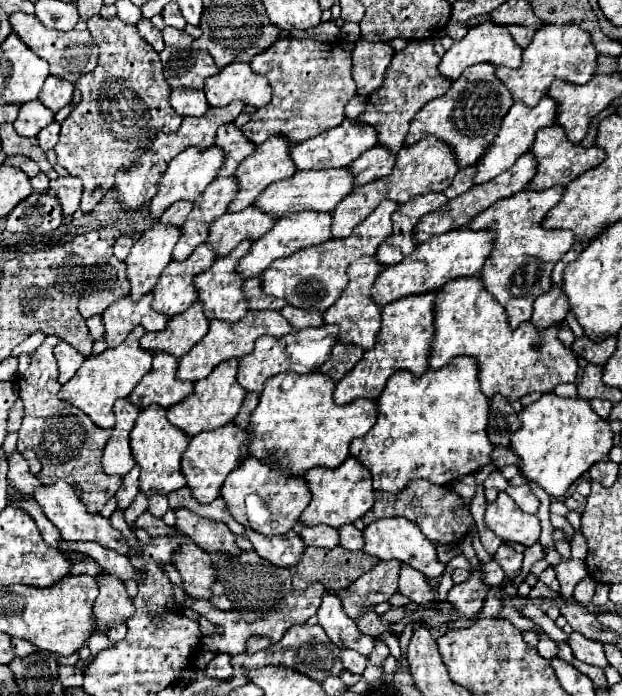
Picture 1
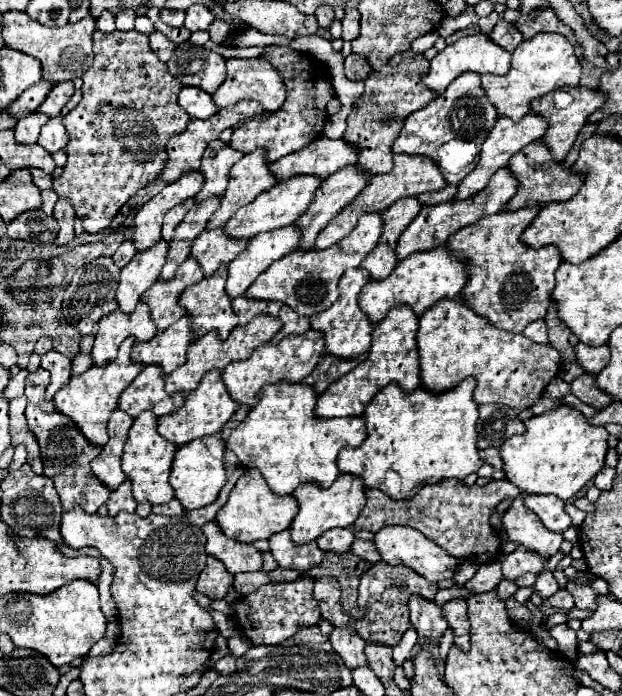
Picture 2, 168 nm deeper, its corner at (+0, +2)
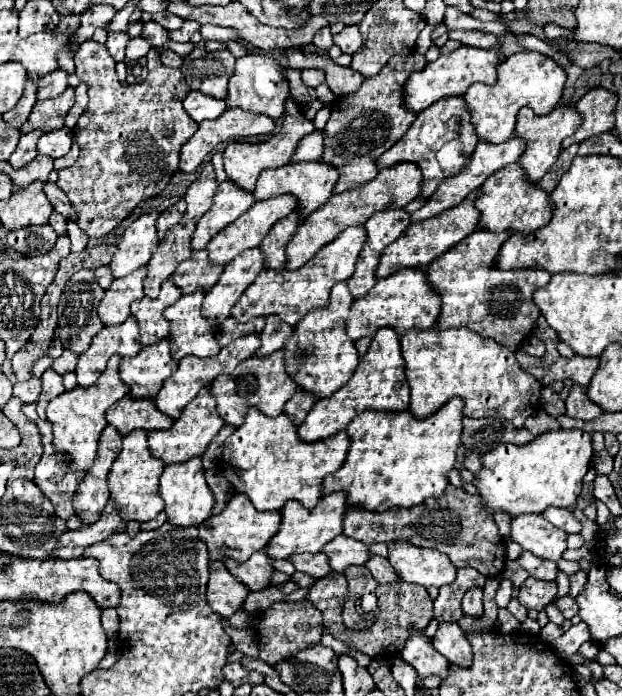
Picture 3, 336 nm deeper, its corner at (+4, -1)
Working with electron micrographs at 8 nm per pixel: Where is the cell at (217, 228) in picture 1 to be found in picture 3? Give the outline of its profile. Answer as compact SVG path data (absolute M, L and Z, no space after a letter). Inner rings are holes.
M198 250L192 252L192 256L174 270L172 282L182 290L182 294L192 294L196 290L206 292L218 282L222 270L224 266L212 266L208 262L206 250Z

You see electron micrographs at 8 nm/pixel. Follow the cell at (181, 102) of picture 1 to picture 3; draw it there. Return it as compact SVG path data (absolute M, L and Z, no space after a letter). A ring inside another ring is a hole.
M192 90L192 92L186 96L186 100L184 100L184 110L186 110L188 116L190 116L192 120L196 120L198 124L200 124L202 120L214 120L214 118L218 118L226 108L228 108L228 106L224 104L224 100L216 100L216 98L212 98L212 96L206 96L206 94L196 92L196 90Z

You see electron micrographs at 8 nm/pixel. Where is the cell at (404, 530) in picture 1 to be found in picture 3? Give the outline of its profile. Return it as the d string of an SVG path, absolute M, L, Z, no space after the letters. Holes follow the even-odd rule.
M408 542L388 544L388 560L404 582L412 582L424 588L444 586L456 580L456 566L436 550L416 548Z

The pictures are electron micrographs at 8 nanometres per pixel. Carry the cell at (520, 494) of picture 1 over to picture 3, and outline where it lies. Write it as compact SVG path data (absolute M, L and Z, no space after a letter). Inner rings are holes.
M548 508L548 512L542 514L548 522L552 522L556 528L568 532L568 534L580 534L582 522L574 518L572 510L568 508Z

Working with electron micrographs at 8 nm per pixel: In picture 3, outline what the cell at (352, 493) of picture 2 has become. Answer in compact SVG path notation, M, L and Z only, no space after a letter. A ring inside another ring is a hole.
M334 492L334 494L322 496L320 502L316 504L316 508L312 508L312 510L306 510L300 502L290 500L288 504L284 504L284 508L280 512L282 524L280 524L278 532L272 536L272 540L264 548L266 556L288 560L296 552L310 552L310 554L322 552L322 548L330 540L334 540L336 536L342 534L344 512L346 512L346 494L344 492Z

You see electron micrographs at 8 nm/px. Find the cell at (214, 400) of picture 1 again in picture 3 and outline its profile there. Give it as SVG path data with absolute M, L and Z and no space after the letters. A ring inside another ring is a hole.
M206 386L196 394L196 398L192 402L188 402L188 406L182 410L182 416L178 420L174 420L172 428L148 432L148 448L150 448L152 456L160 458L164 464L180 464L190 458L202 456L206 452L210 440L220 432L222 426L224 426L224 420L218 416L216 398L210 394L210 388Z

